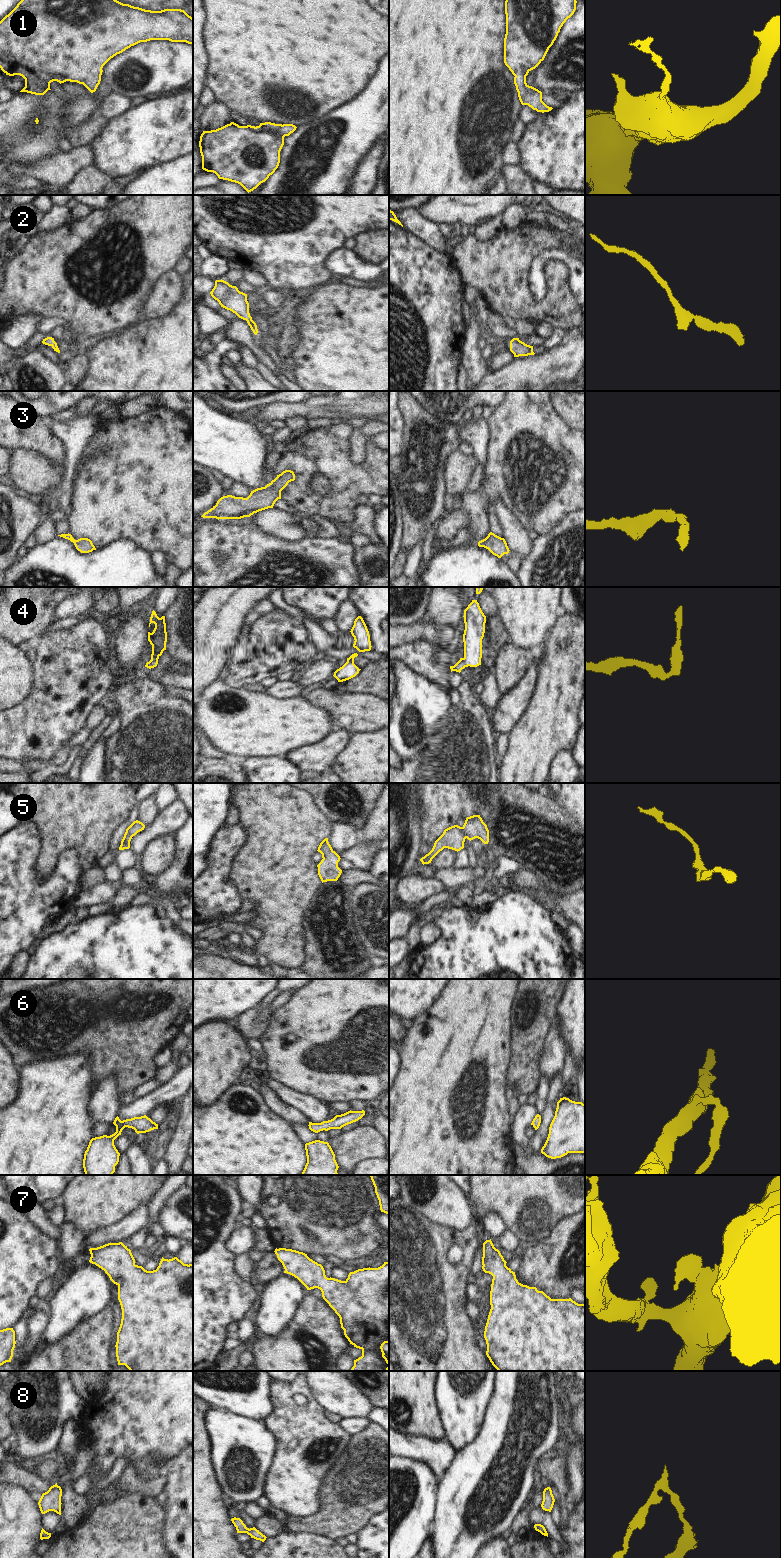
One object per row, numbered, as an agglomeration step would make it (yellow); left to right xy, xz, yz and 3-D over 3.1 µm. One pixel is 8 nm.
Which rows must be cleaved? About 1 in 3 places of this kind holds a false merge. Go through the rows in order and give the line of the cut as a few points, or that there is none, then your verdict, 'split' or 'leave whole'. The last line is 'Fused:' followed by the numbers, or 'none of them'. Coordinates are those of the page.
1: no cut | leave whole
2: no cut | leave whole
3: no cut | leave whole
4: no cut | leave whole
5: no cut | leave whole
6: no cut | leave whole
7: no cut | leave whole
8: no cut | leave whole
Fused: none of them

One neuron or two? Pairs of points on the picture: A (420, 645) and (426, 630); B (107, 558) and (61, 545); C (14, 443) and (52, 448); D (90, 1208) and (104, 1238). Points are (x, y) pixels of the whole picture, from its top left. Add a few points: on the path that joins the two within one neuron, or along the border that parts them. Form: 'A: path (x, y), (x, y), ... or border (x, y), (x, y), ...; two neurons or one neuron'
A: border (400, 643), (406, 640), (426, 637), (440, 647); two neurons
B: path (96, 559), (75, 559), (72, 556); one neuron
C: path (23, 441), (43, 441); one neuron
D: border (122, 1220), (95, 1230), (87, 1236); two neurons

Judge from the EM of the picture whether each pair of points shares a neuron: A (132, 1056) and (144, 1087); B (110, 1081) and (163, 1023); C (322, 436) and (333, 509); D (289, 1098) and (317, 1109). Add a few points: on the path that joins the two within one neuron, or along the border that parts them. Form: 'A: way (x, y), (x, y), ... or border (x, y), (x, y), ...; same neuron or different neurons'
A: border (153, 1075), (140, 1082), (134, 1088); different neurons
B: border (115, 1075), (104, 1076), (94, 1089); different neurons
C: way (330, 454), (340, 468), (340, 491); same neuron
D: way (296, 1100), (310, 1106); same neuron

